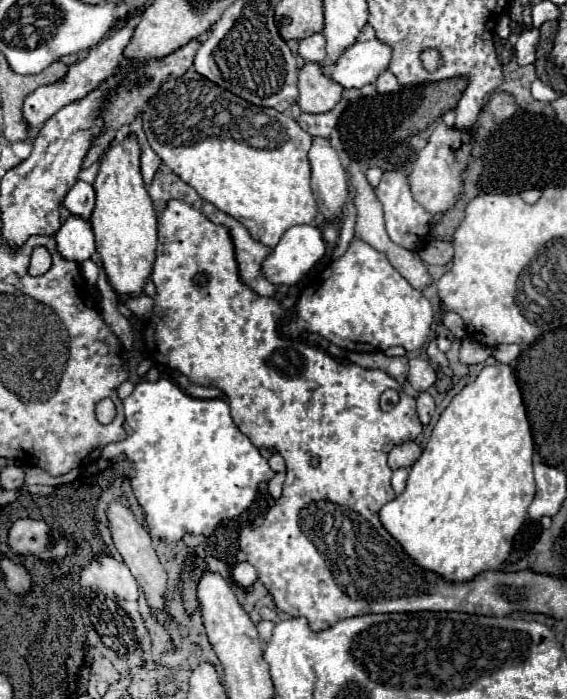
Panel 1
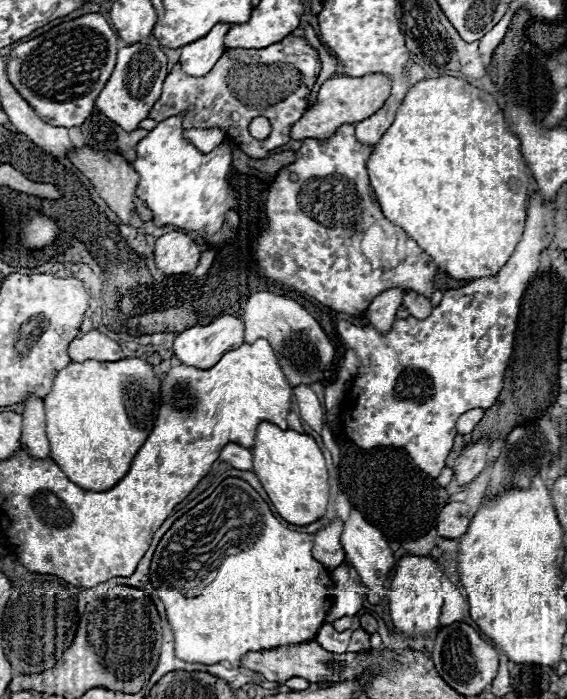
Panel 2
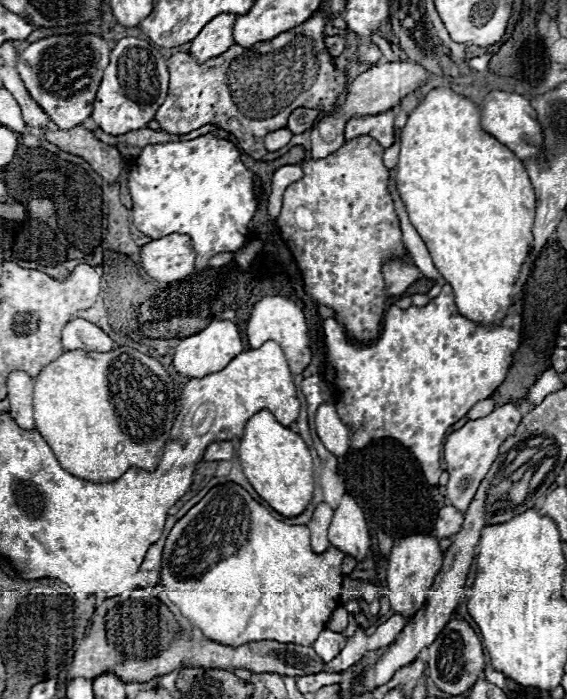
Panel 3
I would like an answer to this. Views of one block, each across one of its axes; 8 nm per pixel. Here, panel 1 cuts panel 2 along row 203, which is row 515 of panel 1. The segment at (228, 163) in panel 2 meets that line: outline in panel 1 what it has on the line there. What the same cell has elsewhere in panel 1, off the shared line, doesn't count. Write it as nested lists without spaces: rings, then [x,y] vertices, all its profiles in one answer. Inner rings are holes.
[[[142,380],[134,386],[134,392],[122,400],[124,402],[124,416],[126,416],[126,422],[128,426],[134,430],[126,440],[112,443],[105,446],[102,450],[101,457],[112,460],[115,457],[124,454],[128,460],[134,462],[134,470],[136,470],[136,476],[132,478],[132,490],[134,490],[134,496],[136,500],[140,502],[142,510],[144,510],[144,522],[146,522],[146,528],[148,528],[148,534],[152,536],[154,542],[166,542],[166,544],[172,544],[172,542],[178,542],[184,538],[184,534],[192,534],[192,536],[210,536],[214,532],[214,528],[222,522],[222,520],[230,520],[230,518],[238,518],[256,498],[256,492],[258,492],[258,484],[264,482],[264,480],[270,480],[274,478],[274,470],[270,468],[268,460],[262,458],[260,450],[250,442],[250,438],[246,434],[242,434],[238,430],[238,426],[234,424],[232,416],[230,416],[230,406],[220,400],[220,398],[214,398],[214,400],[200,400],[200,398],[194,398],[190,394],[186,394],[178,384],[174,384],[172,380],[156,380],[156,382],[150,382],[150,380]]]

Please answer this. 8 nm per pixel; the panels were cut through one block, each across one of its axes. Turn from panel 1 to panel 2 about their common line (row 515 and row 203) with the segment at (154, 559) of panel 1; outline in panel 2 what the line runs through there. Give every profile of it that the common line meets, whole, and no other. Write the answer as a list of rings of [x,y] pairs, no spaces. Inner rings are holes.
[[[82,146],[82,148],[72,148],[68,150],[68,160],[80,170],[84,172],[90,182],[94,184],[96,192],[106,200],[106,204],[110,206],[110,210],[116,212],[116,216],[124,222],[130,224],[132,218],[132,208],[134,208],[134,192],[138,186],[138,174],[136,170],[130,166],[130,162],[126,162],[120,154],[110,152],[110,150],[92,150],[90,146]]]

